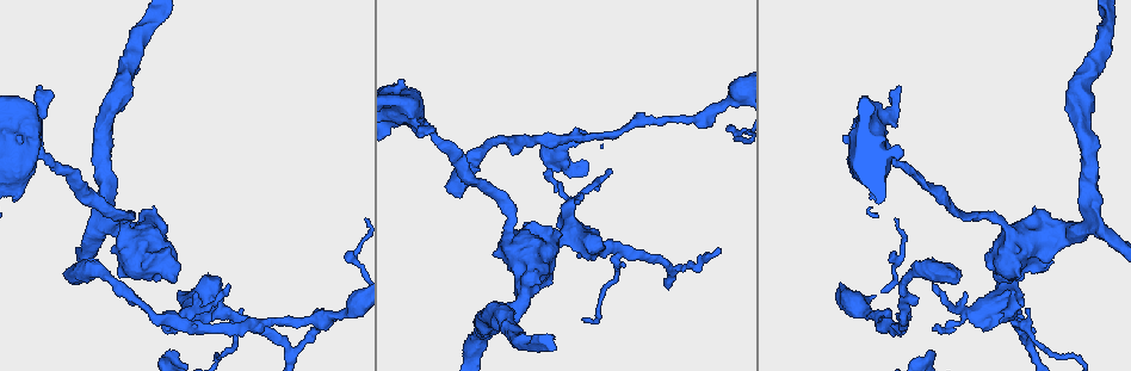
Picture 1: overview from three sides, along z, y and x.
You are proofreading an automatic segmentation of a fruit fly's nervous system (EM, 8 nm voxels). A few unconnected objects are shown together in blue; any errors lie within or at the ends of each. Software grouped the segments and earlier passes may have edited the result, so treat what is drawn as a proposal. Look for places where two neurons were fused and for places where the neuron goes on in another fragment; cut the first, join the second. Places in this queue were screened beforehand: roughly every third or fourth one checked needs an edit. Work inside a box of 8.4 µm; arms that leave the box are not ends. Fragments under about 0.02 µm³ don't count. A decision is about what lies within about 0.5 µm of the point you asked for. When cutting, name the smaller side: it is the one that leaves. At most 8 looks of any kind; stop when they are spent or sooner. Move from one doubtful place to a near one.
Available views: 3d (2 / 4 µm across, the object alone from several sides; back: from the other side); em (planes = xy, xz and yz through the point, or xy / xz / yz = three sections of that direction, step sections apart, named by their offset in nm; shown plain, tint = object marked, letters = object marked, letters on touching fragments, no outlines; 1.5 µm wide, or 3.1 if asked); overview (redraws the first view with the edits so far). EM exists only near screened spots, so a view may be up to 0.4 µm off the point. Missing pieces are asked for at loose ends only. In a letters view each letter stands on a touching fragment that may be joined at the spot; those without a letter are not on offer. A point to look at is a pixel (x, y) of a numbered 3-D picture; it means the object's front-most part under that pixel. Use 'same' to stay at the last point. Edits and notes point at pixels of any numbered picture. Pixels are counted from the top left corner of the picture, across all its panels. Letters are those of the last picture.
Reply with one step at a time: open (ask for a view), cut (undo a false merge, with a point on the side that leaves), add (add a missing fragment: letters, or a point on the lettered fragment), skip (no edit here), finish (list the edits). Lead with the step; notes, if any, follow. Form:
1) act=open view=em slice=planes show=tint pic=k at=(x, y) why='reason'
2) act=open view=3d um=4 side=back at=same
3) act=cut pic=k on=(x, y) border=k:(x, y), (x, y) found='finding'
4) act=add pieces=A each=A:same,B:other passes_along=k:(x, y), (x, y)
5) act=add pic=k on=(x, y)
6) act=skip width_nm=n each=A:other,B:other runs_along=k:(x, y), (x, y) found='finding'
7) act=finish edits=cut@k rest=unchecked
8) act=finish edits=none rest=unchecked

act=open view=3d um=4 pic=1 at=(723, 105) why='thin neck'

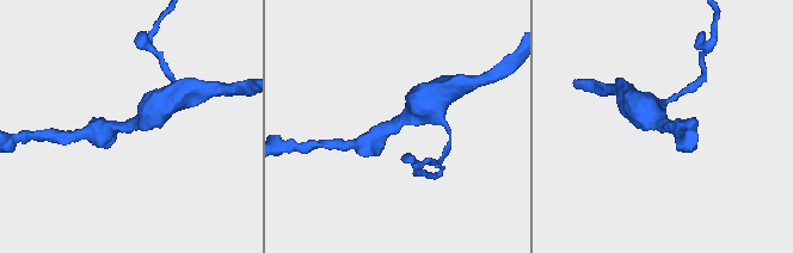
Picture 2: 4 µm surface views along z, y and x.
act=open view=em slice=yz step=4 show=tint pic=2 at=(399, 123) arm_widths_nm=220,480 why='now the EM'

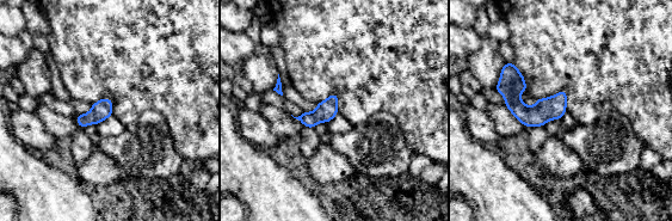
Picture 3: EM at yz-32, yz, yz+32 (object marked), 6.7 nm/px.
act=open view=em slice=planes show=letters at=same

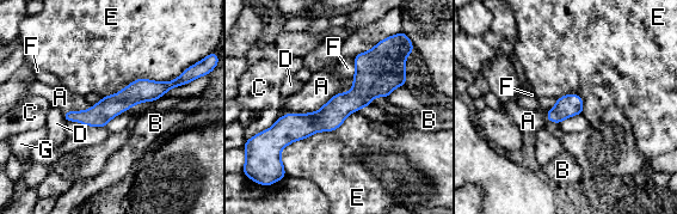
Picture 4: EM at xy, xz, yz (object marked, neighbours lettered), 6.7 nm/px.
act=skip each=A:other,B:other,C:other,D:other,E:other,F:other,G:other border=4:(355, 111), (288, 144), (283, 169) found='all the same neuron'

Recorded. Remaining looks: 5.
act=open view=3d um=2 side=back pic=1 at=(1031, 347)

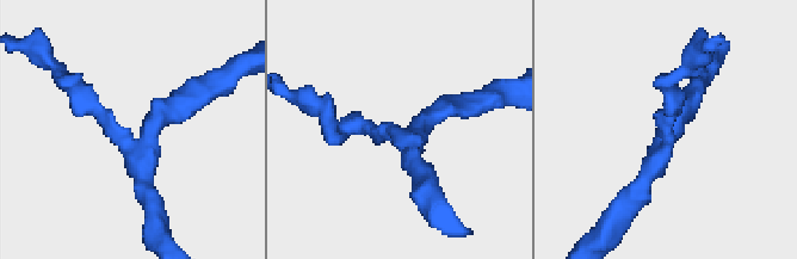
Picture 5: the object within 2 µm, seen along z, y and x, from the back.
act=open view=em slice=planes show=letters pic=5 at=(150, 134) why='shape alone is not enough'

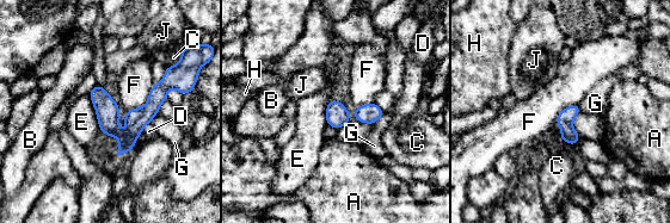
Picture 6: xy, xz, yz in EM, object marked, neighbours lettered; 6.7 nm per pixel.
act=skip longest_contact=F:280nm each=A:other,B:other,C:other,D:other,E:other,F:other,G:other,H:other,J:other runs_along=6:(167, 75), (121, 149) found='one neuron here'

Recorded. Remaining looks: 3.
act=open view=em slice=xy step=8 show=letters pic=1 at=(891, 108) why='thick turns thin'

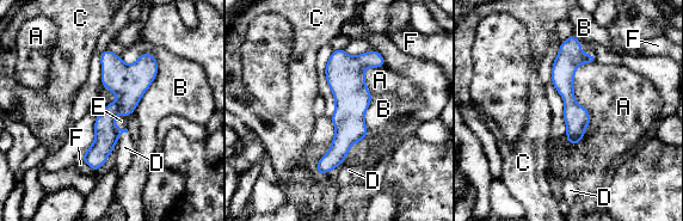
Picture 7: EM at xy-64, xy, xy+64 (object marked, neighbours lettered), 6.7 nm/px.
act=skip each=A:other,B:other,C:other,D:other,E:other,F:other runs_along=7:(377, 56), (350, 77), (349, 130), (321, 170) found='all the same neuron'

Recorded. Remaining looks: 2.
act=finish edits=none rest=unchecked

